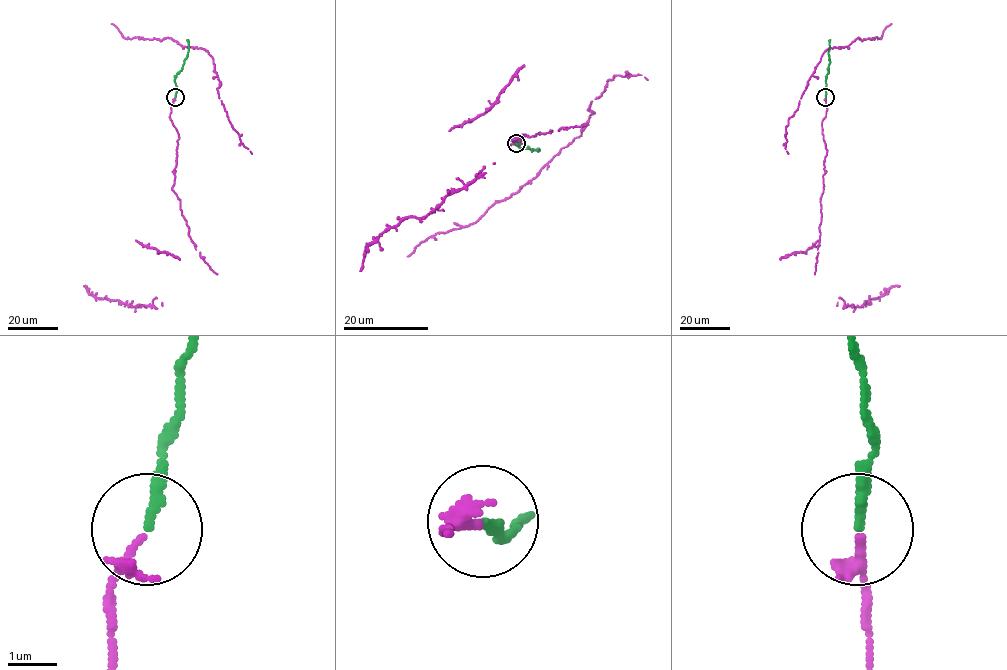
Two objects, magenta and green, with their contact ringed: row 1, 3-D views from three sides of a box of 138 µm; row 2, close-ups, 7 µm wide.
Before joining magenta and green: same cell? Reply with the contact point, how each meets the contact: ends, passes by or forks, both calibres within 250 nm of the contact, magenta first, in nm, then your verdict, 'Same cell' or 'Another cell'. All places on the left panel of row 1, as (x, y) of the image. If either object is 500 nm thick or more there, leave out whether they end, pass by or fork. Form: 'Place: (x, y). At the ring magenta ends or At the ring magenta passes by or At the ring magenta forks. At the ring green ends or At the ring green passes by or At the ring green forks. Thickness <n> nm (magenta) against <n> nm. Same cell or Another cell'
Place: (175, 97). At the ring magenta passes by. At the ring green ends. Thickness 150 nm (magenta) against 200 nm. Same cell

